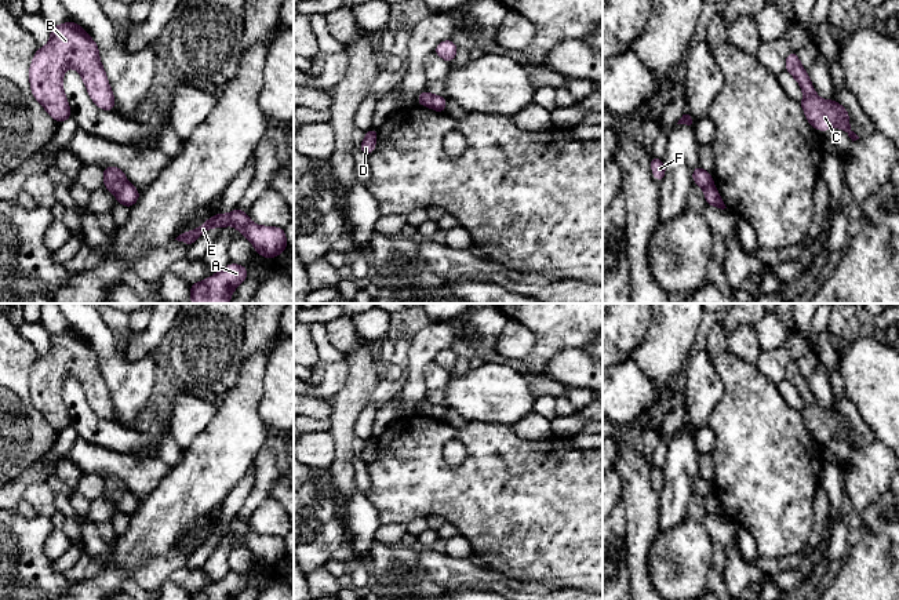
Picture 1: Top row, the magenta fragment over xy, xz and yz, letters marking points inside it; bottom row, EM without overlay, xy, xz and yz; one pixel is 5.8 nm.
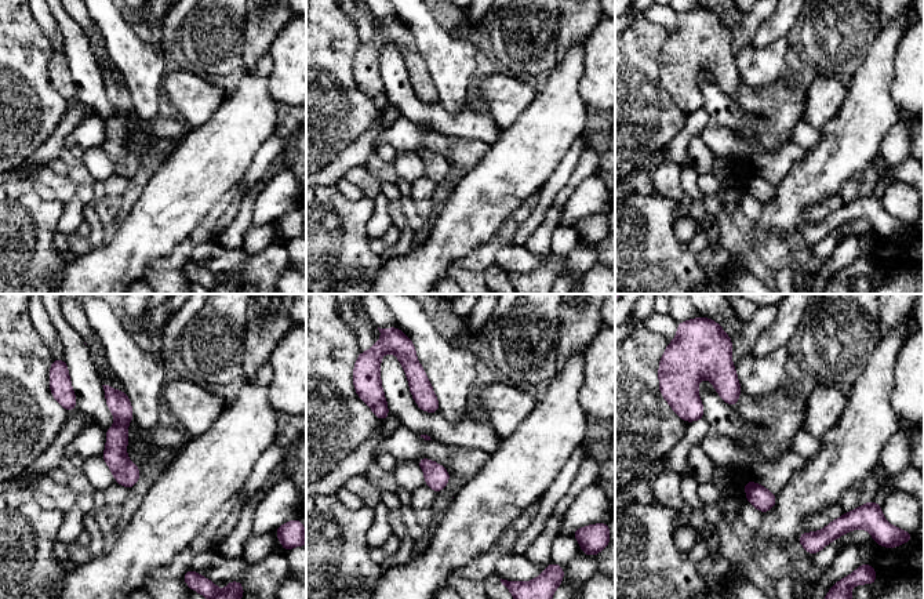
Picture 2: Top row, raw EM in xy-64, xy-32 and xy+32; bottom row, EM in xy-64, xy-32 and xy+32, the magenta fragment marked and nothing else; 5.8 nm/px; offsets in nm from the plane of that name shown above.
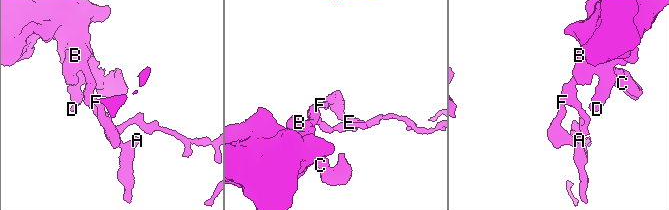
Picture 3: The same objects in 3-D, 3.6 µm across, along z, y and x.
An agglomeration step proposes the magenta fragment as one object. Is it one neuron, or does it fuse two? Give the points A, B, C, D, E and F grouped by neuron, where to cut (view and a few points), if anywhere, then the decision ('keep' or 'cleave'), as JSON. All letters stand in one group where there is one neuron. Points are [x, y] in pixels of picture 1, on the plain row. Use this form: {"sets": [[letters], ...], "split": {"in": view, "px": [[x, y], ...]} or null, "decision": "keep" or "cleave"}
{"sets": [["A", "B", "C", "D", "F"], ["E"]], "split": {"in": "xy", "px": [[127, 491], [116, 504]]}, "decision": "cleave"}

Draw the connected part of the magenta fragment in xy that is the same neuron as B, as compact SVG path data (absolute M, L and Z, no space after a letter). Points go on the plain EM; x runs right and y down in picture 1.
M73 330L51 335L50 341L50 352L37 357L29 378L30 399L36 410L57 432L69 430L72 422L62 392L65 379L72 375L83 386L94 412L112 421L116 408L97 352Z

